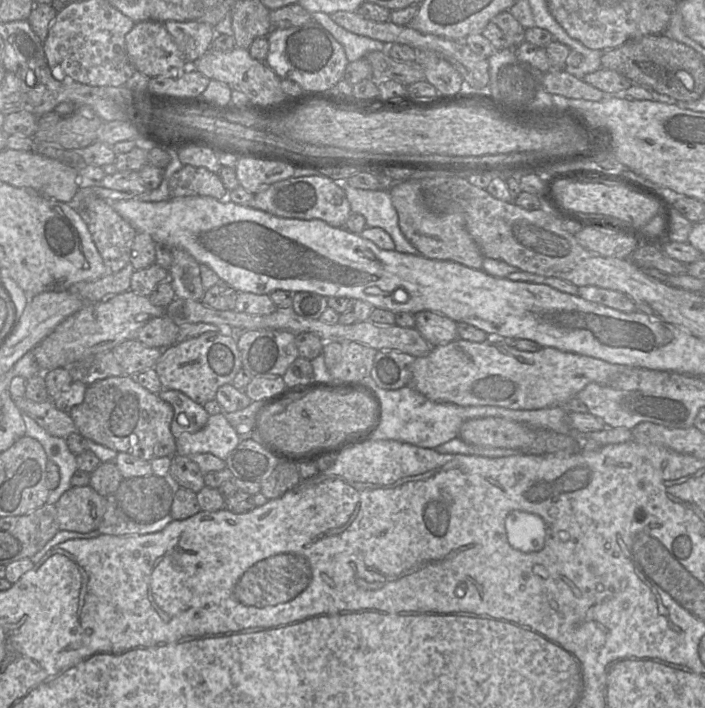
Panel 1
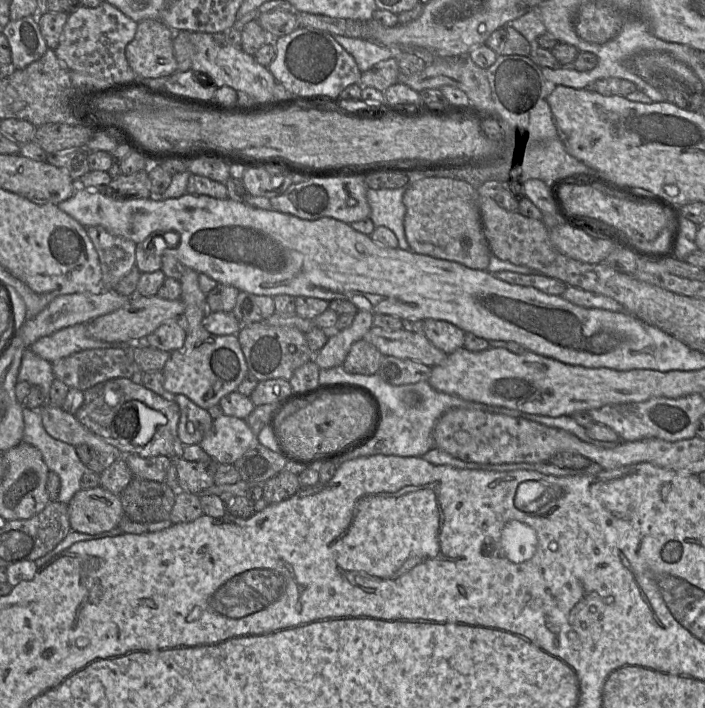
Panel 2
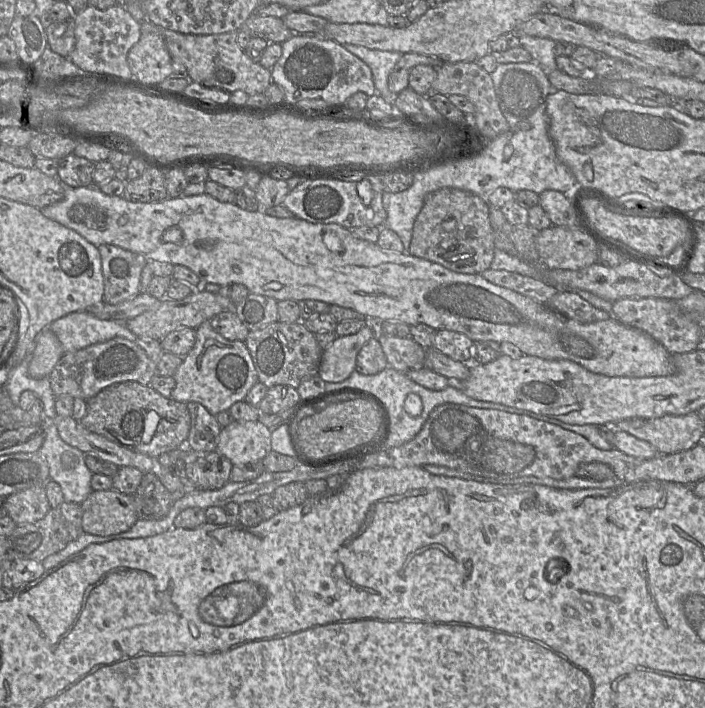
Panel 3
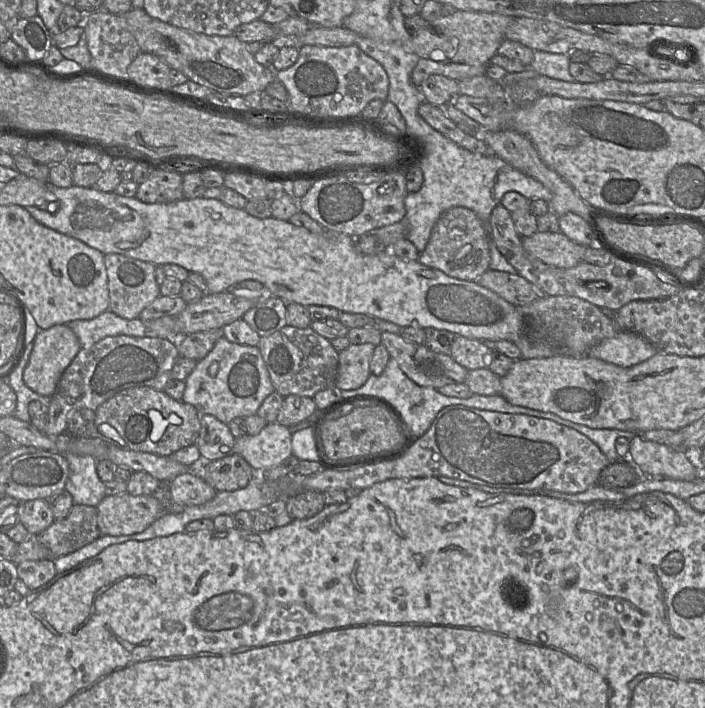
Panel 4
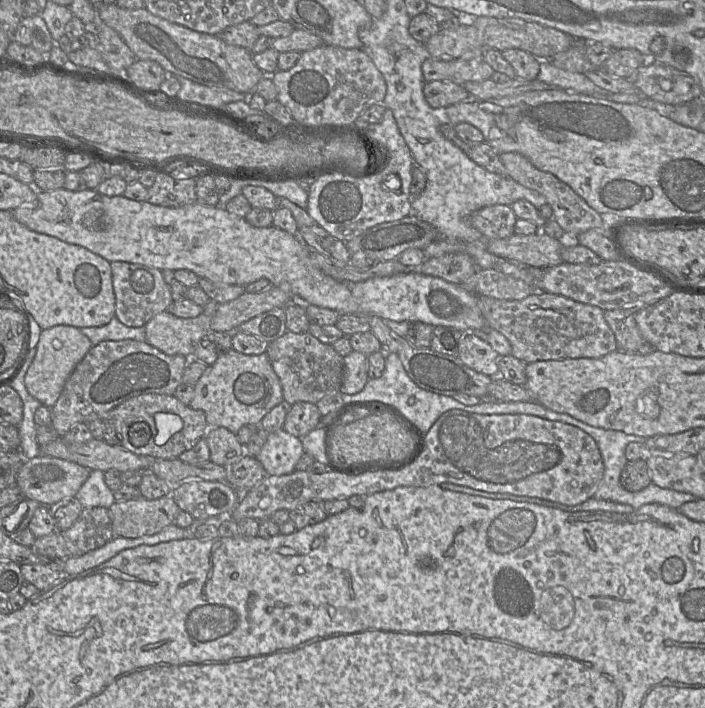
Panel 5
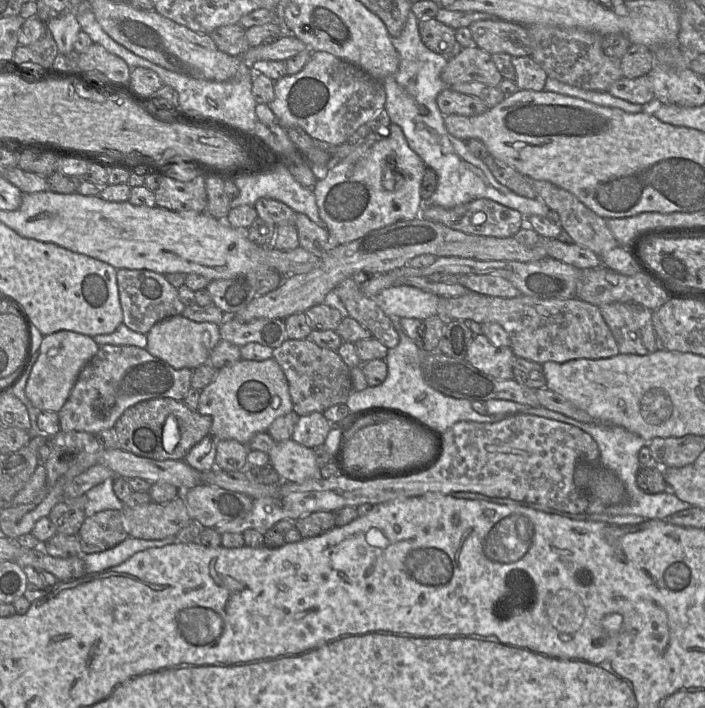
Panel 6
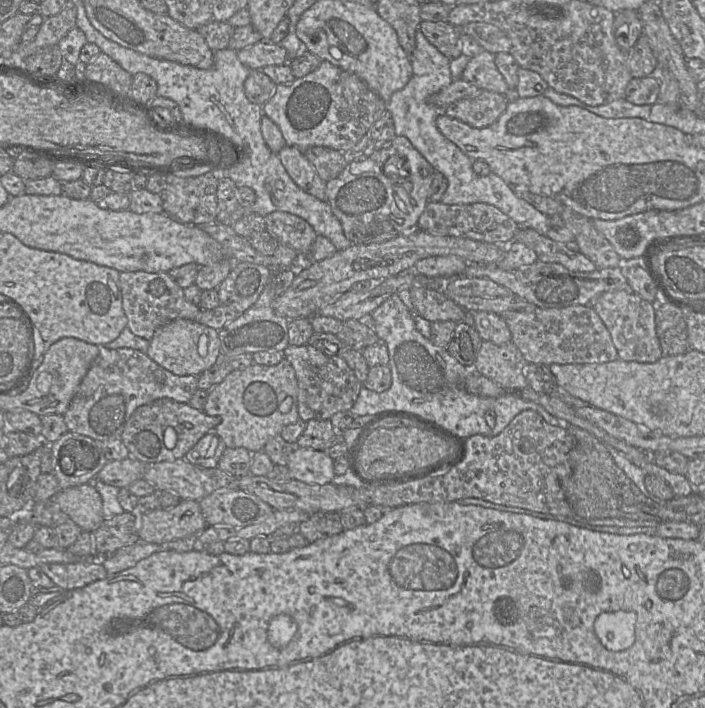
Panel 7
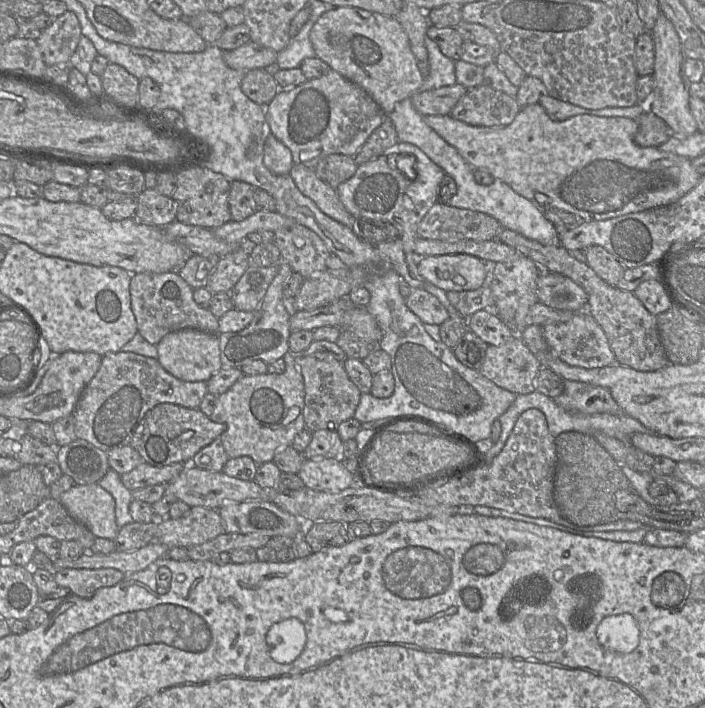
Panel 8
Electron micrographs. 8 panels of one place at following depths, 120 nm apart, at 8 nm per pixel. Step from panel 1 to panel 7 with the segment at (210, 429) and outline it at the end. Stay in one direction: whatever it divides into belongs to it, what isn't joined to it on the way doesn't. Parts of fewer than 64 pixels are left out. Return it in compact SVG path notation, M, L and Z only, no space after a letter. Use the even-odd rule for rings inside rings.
M295 446L286 466L290 471L292 479L306 484L325 485L331 484L335 480L348 480L348 478L336 479L334 460L325 451L319 451L313 448Z

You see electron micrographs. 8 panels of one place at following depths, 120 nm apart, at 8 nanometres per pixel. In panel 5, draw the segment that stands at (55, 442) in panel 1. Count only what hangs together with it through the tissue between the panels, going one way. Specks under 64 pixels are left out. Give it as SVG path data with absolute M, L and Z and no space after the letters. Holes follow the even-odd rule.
M91 470L75 497L83 508L103 507L109 509L116 502L112 490L105 483L104 472Z

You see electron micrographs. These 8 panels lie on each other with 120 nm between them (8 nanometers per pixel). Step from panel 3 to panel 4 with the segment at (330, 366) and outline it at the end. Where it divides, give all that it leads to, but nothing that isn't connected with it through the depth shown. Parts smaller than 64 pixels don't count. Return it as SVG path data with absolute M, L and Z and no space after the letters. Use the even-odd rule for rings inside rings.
M350 344L338 353L335 386L340 390L360 388L370 376L369 364L375 345Z

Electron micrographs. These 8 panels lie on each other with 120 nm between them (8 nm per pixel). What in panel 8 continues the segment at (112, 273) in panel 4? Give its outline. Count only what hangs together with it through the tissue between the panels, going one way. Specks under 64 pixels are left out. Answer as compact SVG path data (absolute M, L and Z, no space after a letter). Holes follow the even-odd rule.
M177 272L138 273L130 279L129 293L131 310L134 314L137 332L150 344L157 345L168 333L195 329L218 334L218 318L207 308L202 308L193 299L194 289Z

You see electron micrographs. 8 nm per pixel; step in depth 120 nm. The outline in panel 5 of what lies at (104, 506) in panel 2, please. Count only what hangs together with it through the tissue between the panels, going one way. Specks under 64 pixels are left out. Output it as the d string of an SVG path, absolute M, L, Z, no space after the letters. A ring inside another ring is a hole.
M171 496L155 500L141 497L128 501L116 501L108 510L114 537L125 538L139 538L159 533L165 527L174 524L178 513L181 511Z

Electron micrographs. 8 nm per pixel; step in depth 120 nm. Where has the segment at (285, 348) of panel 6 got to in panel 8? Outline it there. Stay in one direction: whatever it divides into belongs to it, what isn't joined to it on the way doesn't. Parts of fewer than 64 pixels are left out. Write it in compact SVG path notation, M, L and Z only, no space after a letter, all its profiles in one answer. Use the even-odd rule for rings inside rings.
M297 355L298 365L304 380L305 428L310 432L322 429L335 430L345 420L354 417L361 392L347 375L343 362L337 360L319 360L312 356Z

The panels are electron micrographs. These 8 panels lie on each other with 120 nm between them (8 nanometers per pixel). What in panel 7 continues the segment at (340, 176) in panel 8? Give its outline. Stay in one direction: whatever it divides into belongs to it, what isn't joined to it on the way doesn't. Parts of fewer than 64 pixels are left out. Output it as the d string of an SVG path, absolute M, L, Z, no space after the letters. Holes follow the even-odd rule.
M309 147L304 155L325 182L337 178L347 165L343 152L328 147Z

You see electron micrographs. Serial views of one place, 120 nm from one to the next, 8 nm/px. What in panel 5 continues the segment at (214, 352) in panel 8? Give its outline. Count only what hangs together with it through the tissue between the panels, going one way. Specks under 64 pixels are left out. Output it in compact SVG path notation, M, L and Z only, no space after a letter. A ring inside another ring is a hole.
M209 300L203 312L195 318L180 318L167 311L152 317L145 324L146 342L167 355L183 355L191 358L197 343L211 332L211 320L217 310L218 303Z

